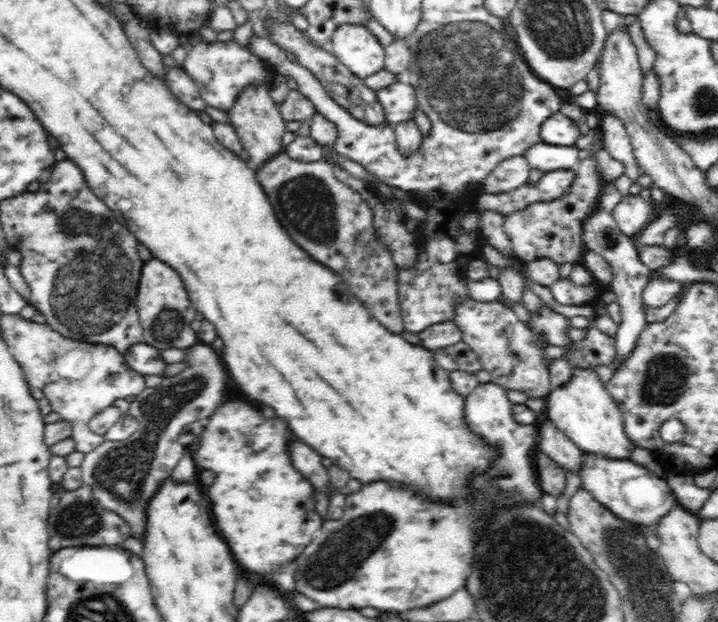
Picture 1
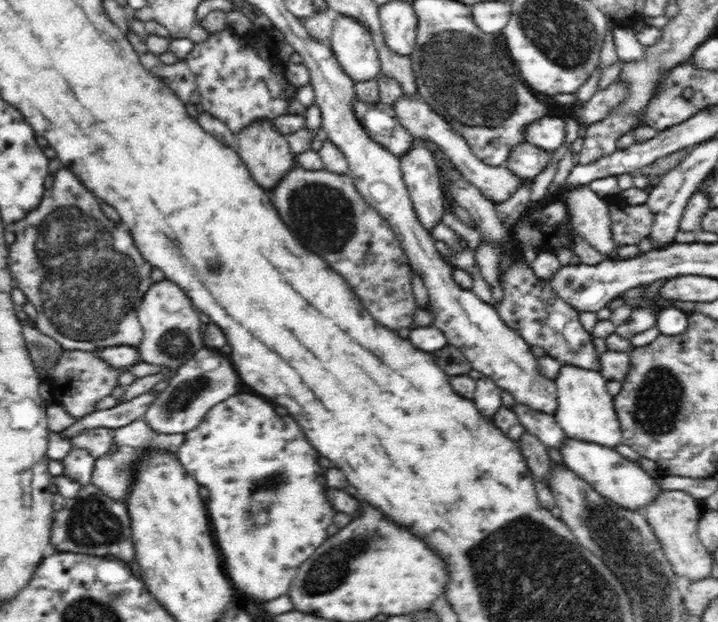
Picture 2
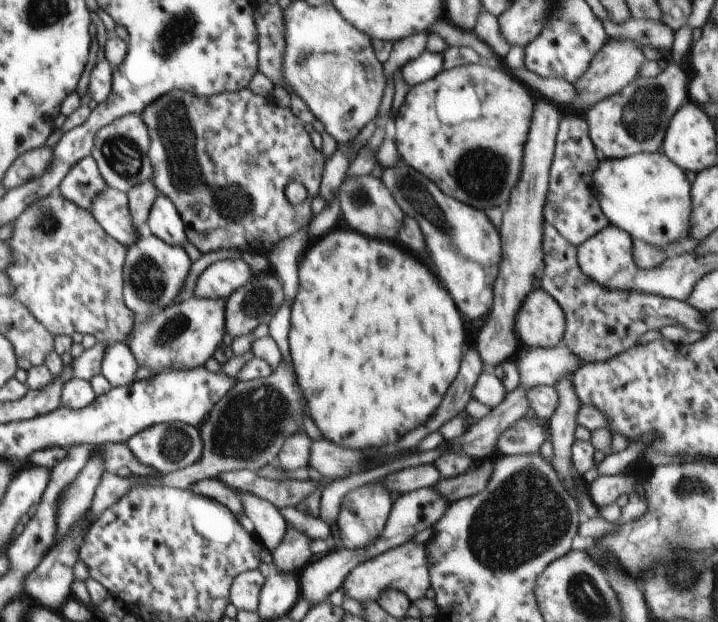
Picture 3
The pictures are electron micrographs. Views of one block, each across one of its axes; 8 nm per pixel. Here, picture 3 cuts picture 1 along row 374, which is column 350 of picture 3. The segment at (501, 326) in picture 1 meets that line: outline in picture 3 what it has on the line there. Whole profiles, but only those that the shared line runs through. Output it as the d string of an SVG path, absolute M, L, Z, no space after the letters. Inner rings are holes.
M383 482L363 485L350 491L343 499L336 522L344 548L356 550L371 545L382 534L392 505L390 492L383 486Z

